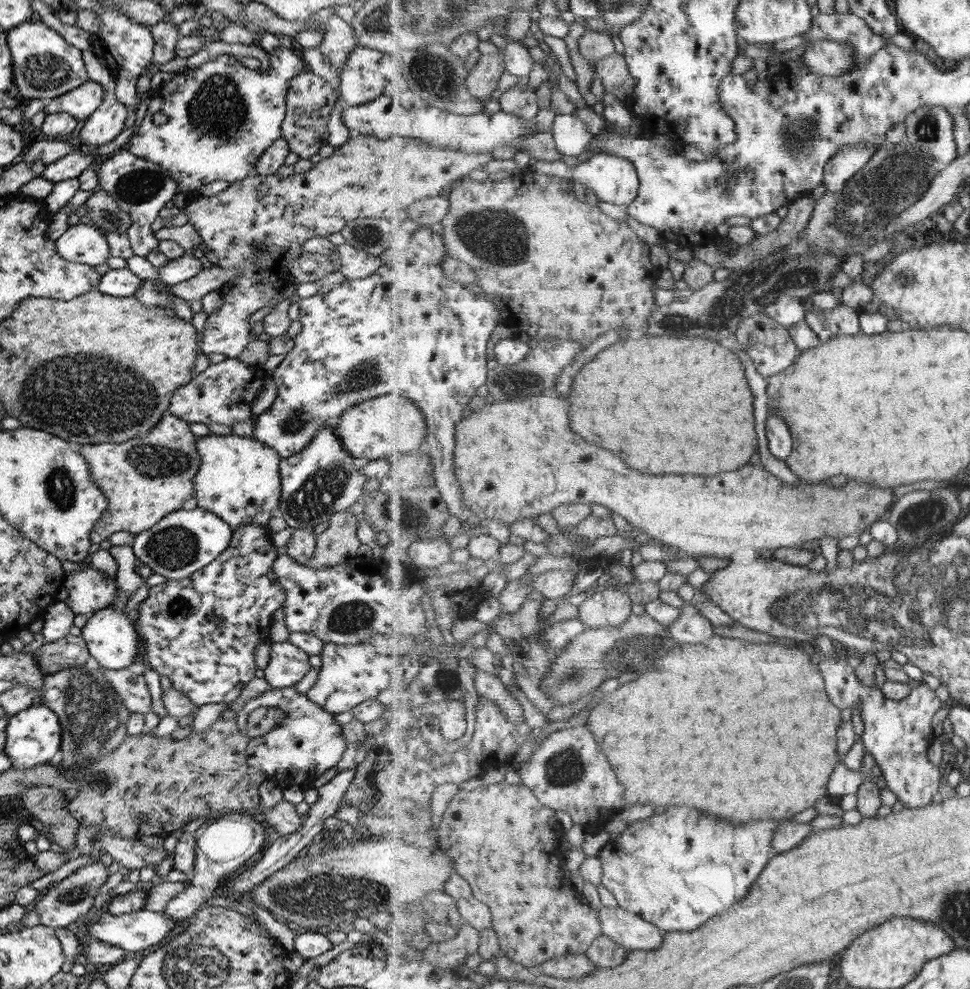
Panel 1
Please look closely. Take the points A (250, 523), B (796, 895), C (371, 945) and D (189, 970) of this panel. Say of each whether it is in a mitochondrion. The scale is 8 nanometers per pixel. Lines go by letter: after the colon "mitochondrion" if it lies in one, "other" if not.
A: other
B: other
C: other
D: mitochondrion

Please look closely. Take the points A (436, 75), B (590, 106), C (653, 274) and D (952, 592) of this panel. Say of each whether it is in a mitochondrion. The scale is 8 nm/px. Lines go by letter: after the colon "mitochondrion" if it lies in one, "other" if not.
A: mitochondrion
B: other
C: other
D: mitochondrion

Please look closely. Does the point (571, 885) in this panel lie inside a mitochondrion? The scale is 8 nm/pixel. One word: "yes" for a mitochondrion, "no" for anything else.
no

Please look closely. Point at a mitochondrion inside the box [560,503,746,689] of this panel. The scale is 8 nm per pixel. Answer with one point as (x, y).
(644, 650)

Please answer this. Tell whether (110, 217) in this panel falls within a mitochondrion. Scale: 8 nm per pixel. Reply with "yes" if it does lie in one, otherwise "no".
yes

